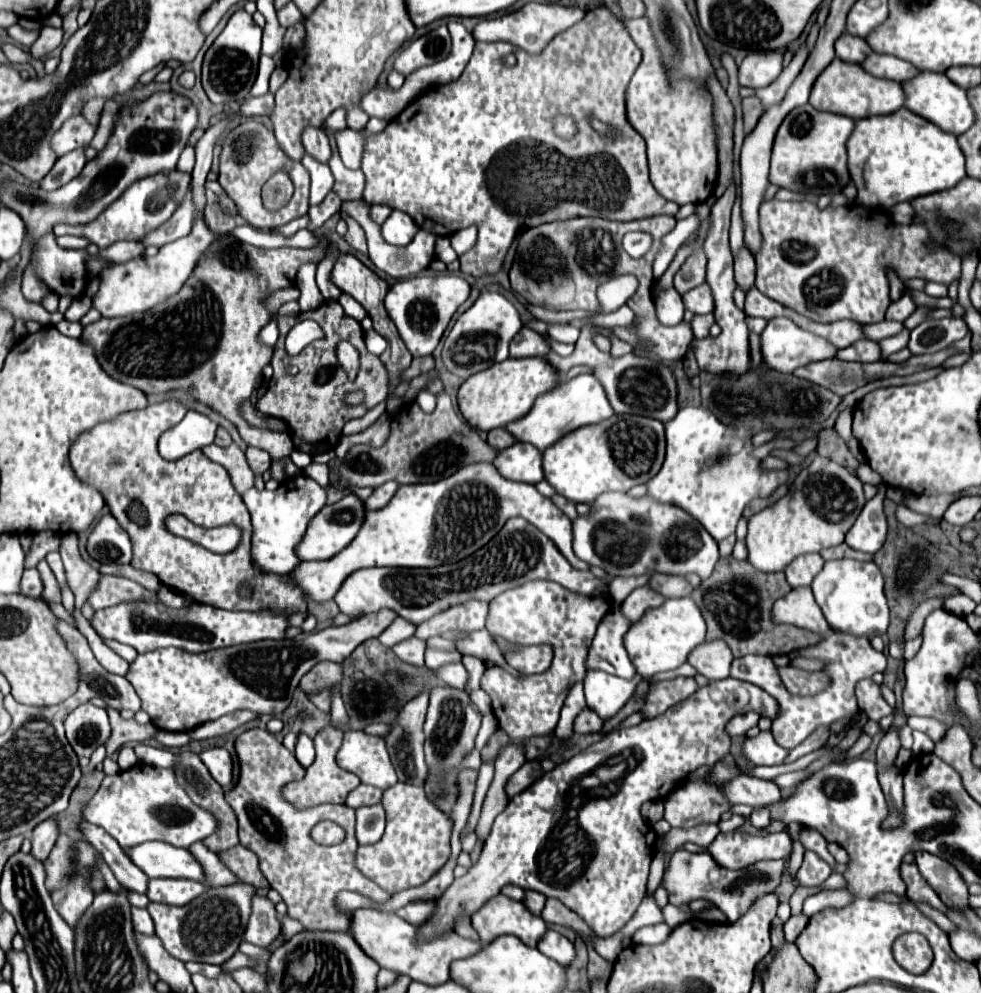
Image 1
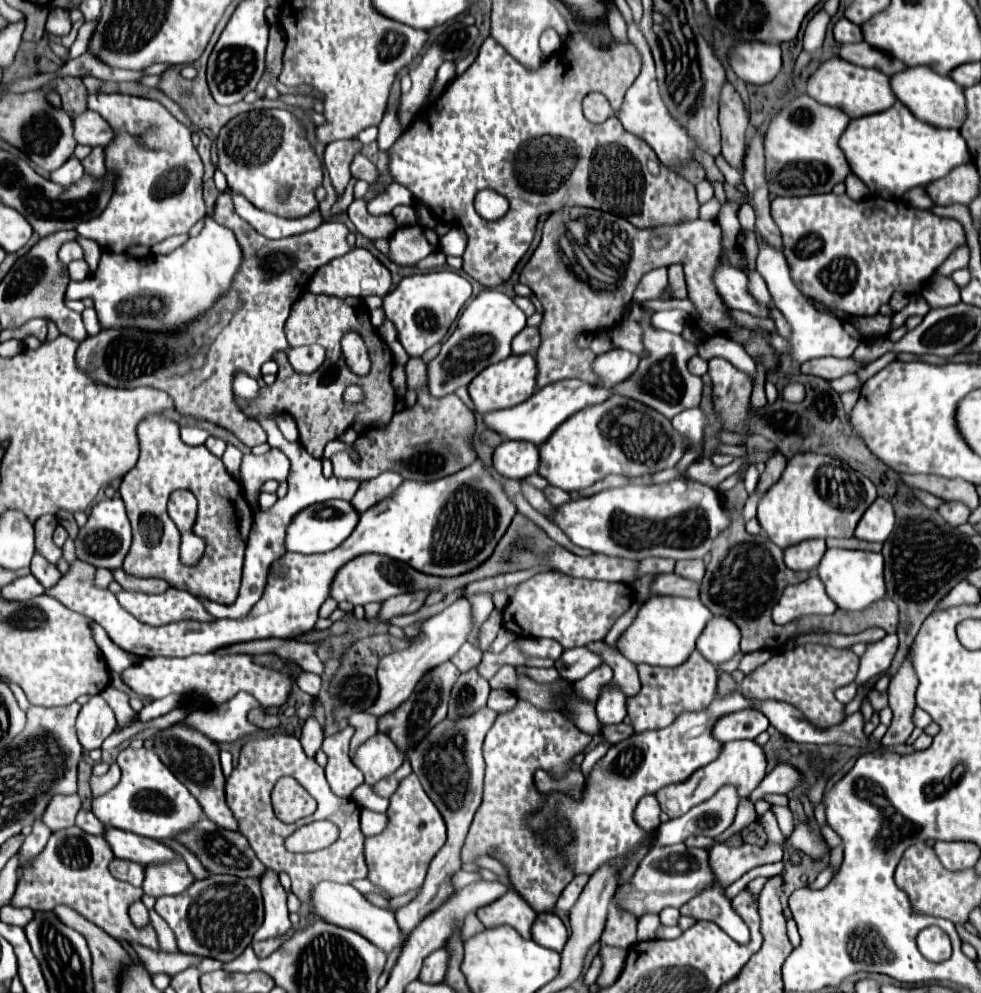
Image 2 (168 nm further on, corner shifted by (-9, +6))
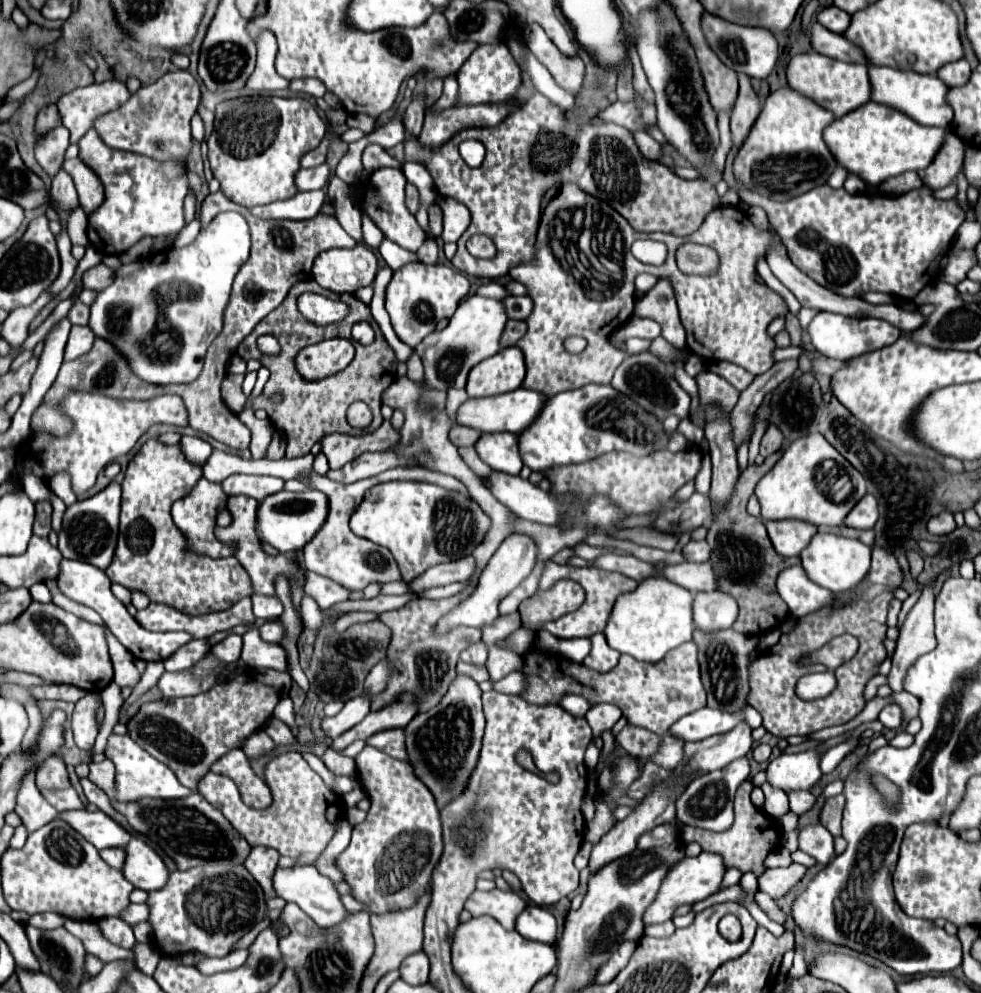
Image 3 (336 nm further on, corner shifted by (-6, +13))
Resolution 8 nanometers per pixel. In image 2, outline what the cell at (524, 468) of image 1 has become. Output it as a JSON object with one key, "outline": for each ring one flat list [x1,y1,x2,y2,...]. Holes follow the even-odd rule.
{"outline":[[504,441,494,449,494,469,506,479,526,479,538,473,540,453,530,441]]}

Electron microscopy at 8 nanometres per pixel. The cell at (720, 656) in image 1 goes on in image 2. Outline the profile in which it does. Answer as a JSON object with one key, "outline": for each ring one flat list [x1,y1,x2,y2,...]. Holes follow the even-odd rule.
{"outline":[[714,617,698,637,696,649,712,665,726,663,740,653,740,629,726,617]]}

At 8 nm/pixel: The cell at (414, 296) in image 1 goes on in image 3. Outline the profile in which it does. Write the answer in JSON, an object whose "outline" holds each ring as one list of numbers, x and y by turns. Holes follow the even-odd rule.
{"outline":[[411,262,395,270,385,290,385,310,391,316,391,324,401,342,415,348,427,334,431,334,439,320,451,318,459,302,469,294,469,280,447,266,427,266,423,262]]}

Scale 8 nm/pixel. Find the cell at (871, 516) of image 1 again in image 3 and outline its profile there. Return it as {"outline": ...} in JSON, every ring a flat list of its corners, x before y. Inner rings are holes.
{"outline":[[867,494,855,504,855,510,851,510,851,514,847,514,845,524,851,528,873,528,877,518,879,518,877,500,871,494]]}

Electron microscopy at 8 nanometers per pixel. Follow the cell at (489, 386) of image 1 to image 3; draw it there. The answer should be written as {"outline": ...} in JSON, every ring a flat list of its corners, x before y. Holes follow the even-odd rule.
{"outline":[[517,346,501,348,499,354,479,362,471,368,467,378,467,394,469,398,497,396,505,392,513,392,521,386,525,378,525,360]]}

